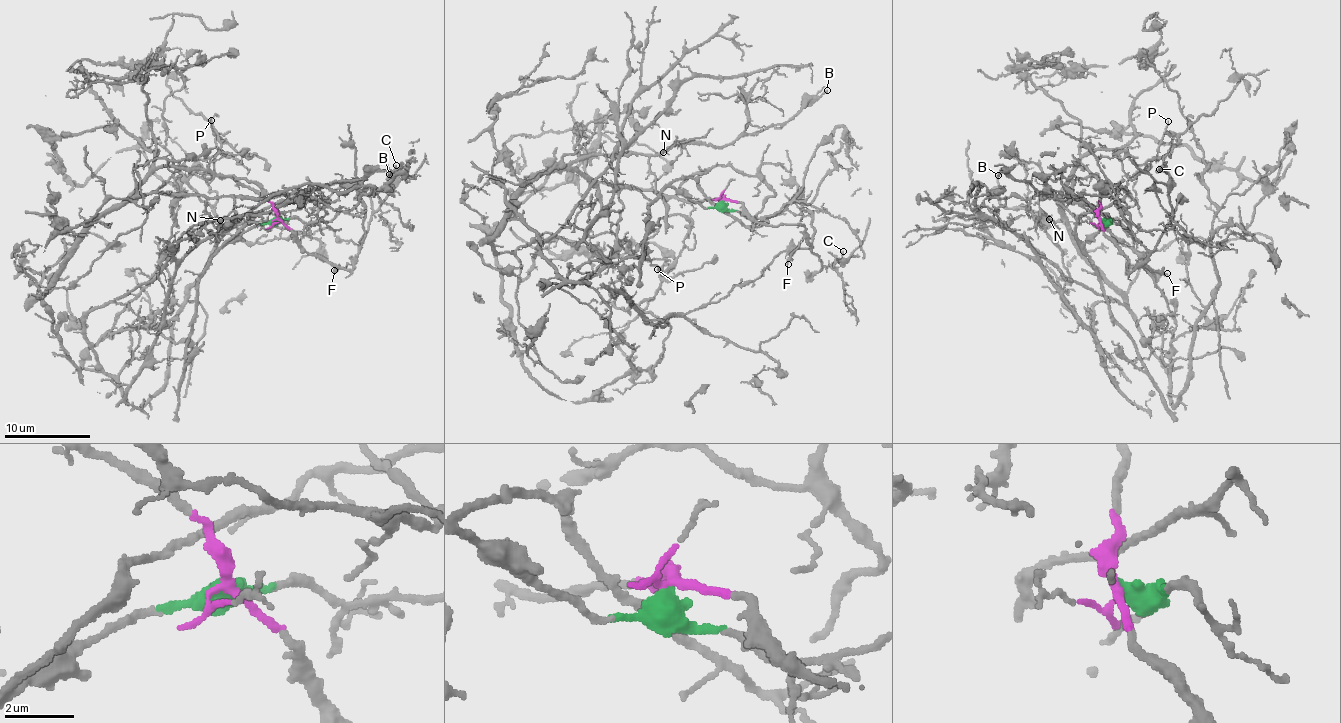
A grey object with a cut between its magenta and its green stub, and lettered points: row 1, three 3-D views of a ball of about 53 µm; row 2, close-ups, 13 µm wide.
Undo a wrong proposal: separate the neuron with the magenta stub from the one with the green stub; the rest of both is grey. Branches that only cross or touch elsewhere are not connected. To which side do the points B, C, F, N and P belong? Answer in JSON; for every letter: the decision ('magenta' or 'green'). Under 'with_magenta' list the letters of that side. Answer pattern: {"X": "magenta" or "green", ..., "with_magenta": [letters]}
{"B": "magenta", "C": "magenta", "F": "magenta", "N": "magenta", "P": "magenta", "with_magenta": ["B", "C", "F", "N", "P"]}

